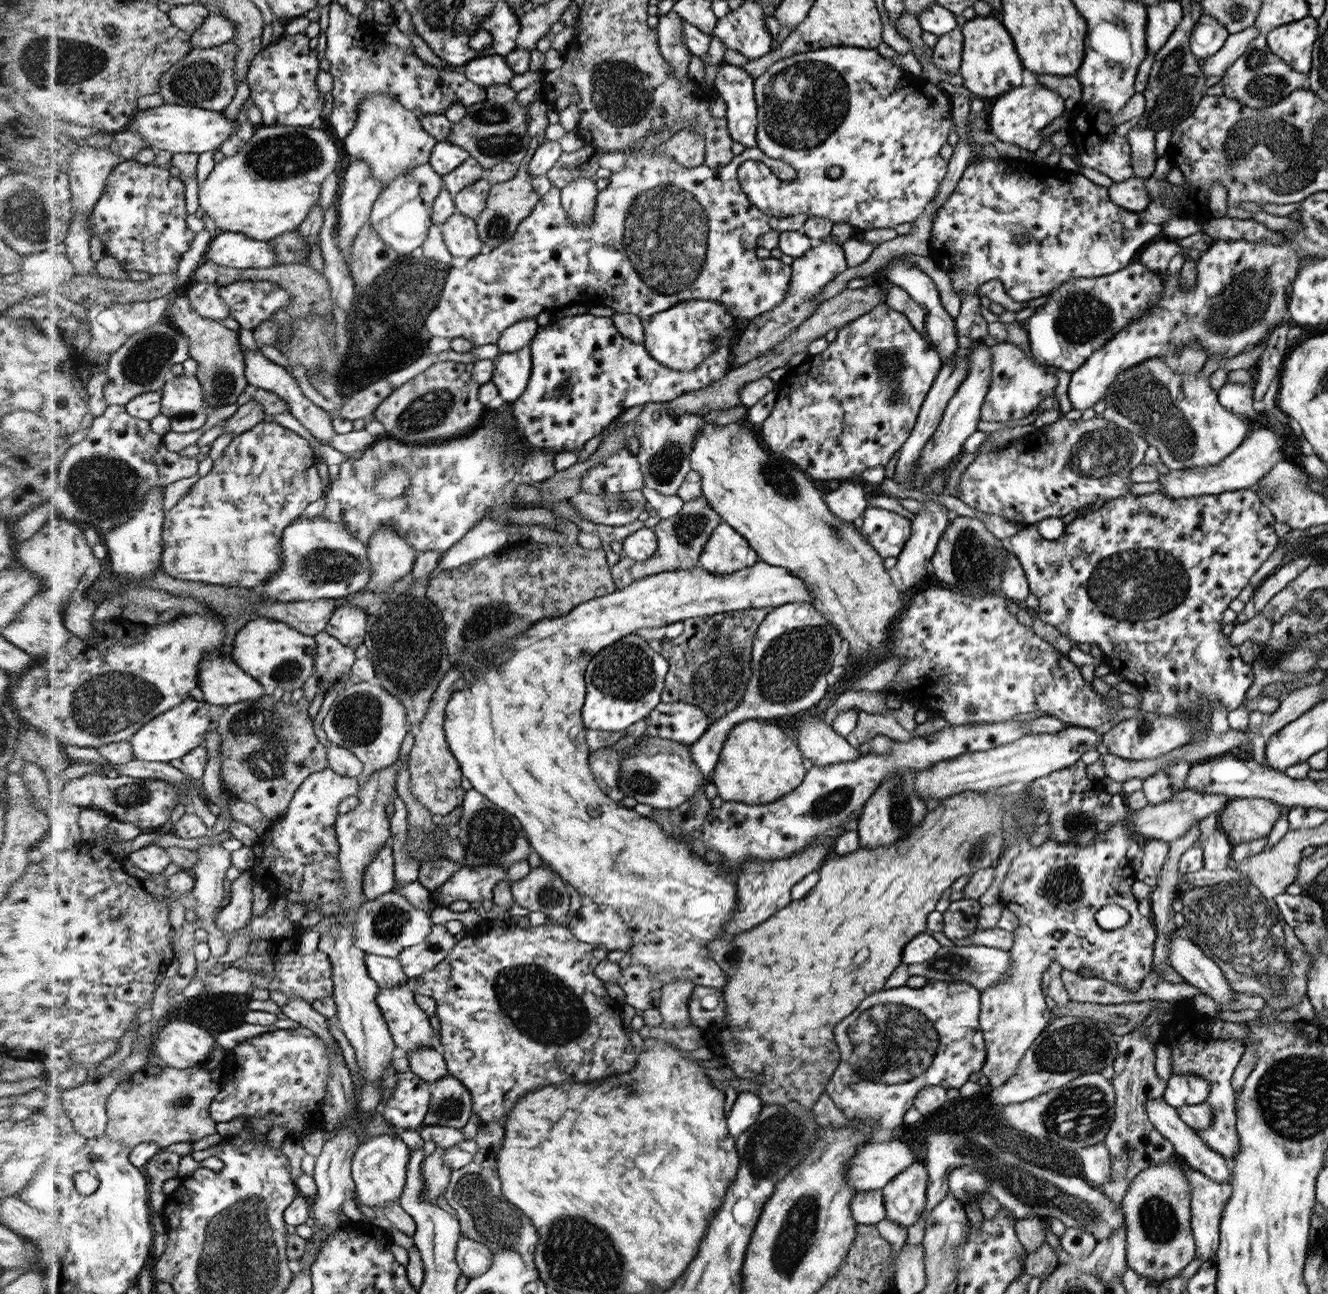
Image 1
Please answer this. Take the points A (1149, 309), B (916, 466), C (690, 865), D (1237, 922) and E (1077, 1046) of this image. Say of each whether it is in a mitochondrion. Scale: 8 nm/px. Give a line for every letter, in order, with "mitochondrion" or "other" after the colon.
A: other
B: other
C: other
D: mitochondrion
E: mitochondrion

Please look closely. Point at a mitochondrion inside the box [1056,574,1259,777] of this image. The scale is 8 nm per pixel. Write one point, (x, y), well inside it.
(1144, 728)

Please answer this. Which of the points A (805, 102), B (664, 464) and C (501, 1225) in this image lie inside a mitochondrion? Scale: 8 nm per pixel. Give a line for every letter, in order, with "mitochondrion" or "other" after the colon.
A: mitochondrion
B: mitochondrion
C: mitochondrion

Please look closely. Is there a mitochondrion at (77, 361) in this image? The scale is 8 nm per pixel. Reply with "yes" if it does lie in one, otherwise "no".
no

